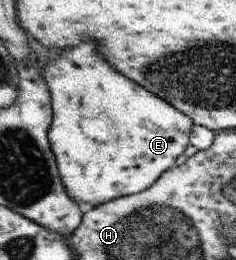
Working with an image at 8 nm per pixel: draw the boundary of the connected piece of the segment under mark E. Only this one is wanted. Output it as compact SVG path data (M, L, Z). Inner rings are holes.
M85 41L79 49L65 49L63 57L61 53L51 53L47 67L41 62L36 62L36 66L51 95L53 117L48 138L56 154L62 182L66 192L84 209L147 190L164 171L175 166L175 159L189 147L193 119L152 91L143 89L139 83L117 73L101 57L95 41ZM73 53L79 53L79 61L85 63L75 63Z

